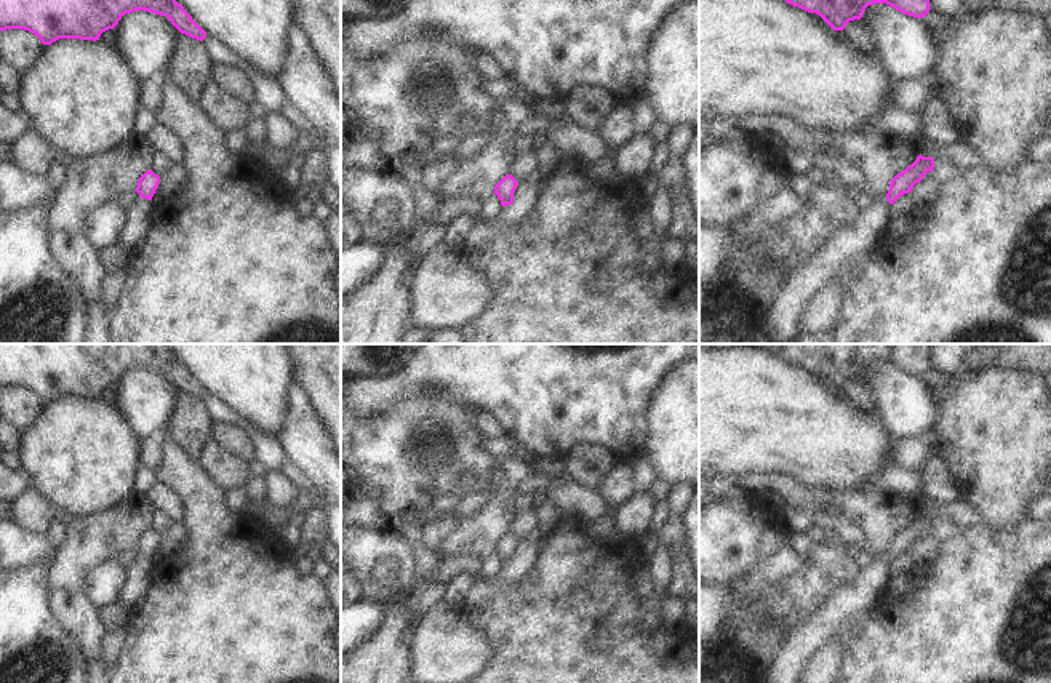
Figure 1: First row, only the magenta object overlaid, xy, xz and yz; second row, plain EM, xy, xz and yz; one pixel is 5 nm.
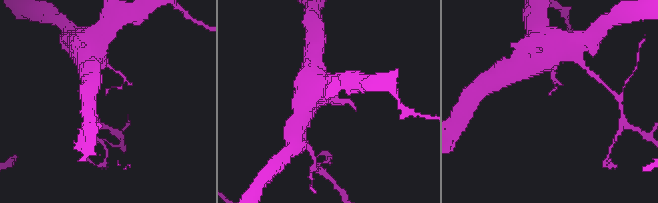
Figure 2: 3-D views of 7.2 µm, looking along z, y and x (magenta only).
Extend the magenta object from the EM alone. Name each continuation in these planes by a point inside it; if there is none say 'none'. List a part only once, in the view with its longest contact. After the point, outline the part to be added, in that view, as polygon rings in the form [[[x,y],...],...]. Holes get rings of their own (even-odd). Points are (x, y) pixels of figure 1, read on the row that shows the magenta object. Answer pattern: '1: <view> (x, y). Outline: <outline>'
1: yz (781, 322). Outline: [[[864,202],[859,219],[837,230],[797,274],[768,309],[761,334],[768,344],[793,344],[805,306],[835,278],[853,258],[870,253],[888,229],[891,203]]]

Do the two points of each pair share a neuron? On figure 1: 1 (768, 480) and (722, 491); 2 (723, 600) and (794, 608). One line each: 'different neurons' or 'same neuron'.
1: same neuron
2: same neuron

